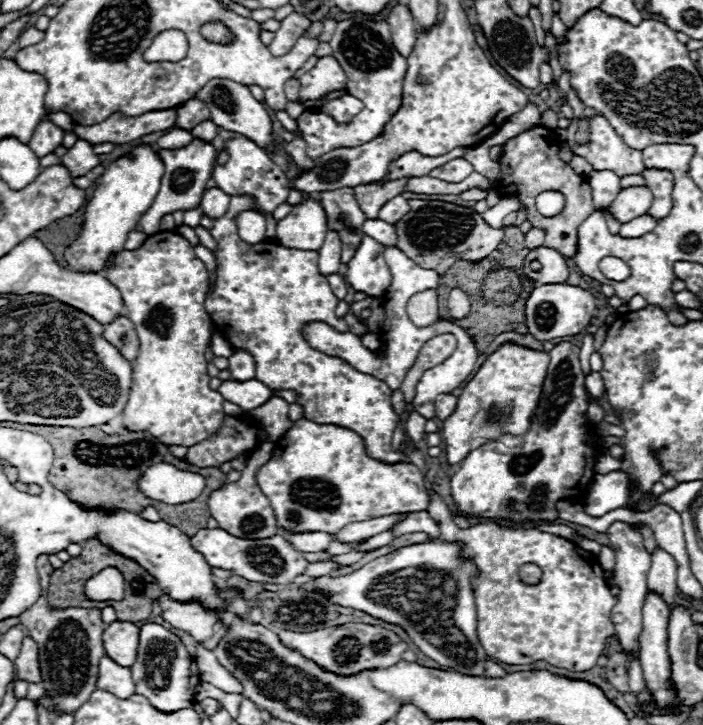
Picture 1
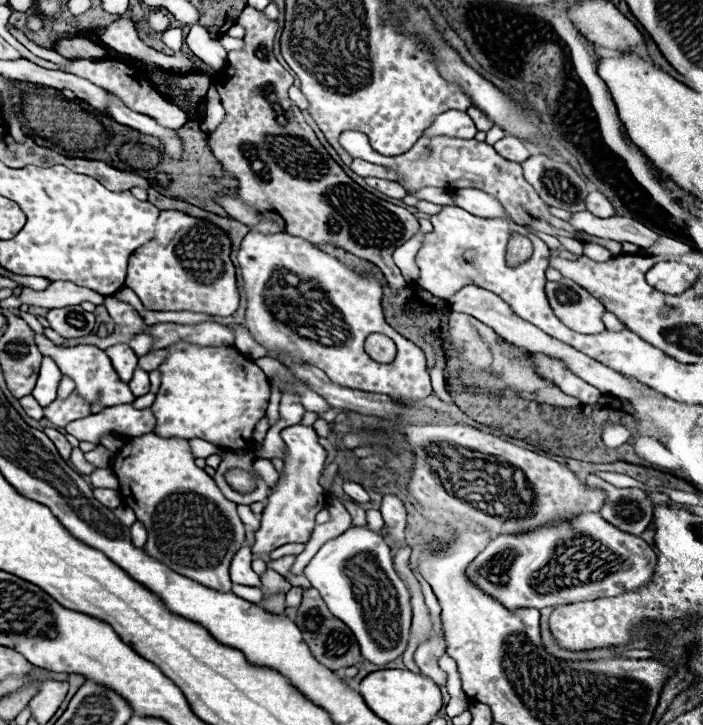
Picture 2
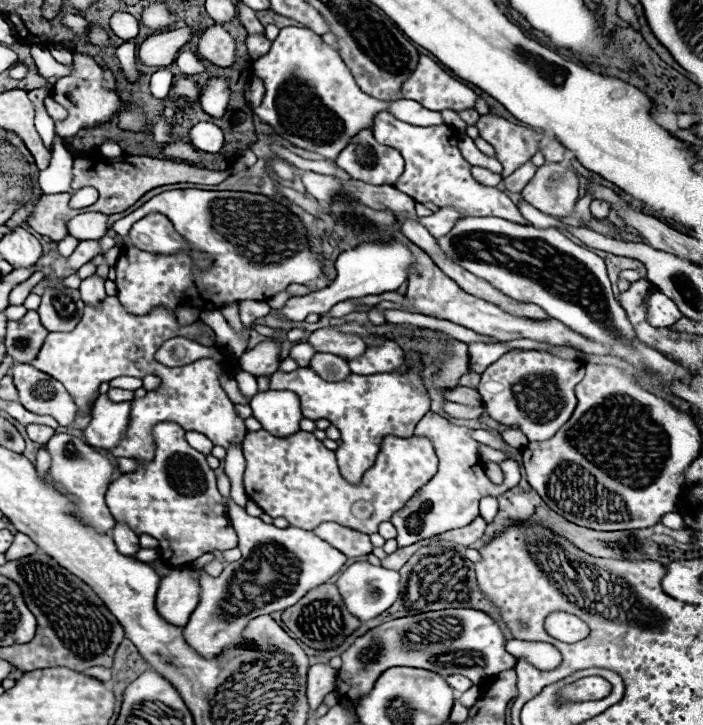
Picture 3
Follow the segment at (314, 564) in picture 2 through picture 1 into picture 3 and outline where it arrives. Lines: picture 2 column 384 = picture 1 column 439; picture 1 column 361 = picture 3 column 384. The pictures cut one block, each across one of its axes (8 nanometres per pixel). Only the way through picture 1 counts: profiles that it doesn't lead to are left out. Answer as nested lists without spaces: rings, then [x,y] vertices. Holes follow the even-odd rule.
[[[356,562],[352,566],[346,568],[346,572],[338,578],[336,586],[344,598],[344,604],[346,608],[356,616],[360,618],[362,622],[366,620],[372,620],[376,618],[378,614],[382,614],[384,610],[388,610],[392,606],[392,602],[396,602],[398,598],[398,572],[394,570],[386,570],[382,566],[372,566],[368,562]]]

